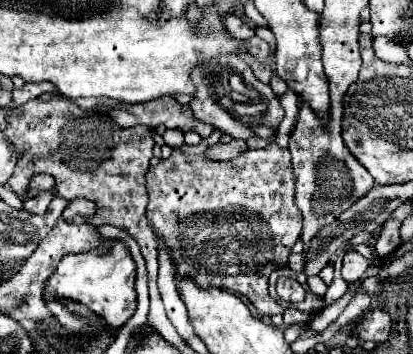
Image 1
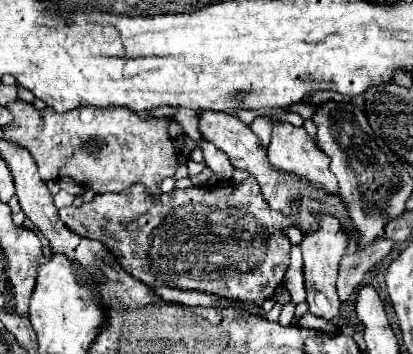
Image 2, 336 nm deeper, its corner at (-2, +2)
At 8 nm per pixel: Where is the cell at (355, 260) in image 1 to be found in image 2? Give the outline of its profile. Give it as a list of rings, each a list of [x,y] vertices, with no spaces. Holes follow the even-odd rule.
[[[379,239],[375,245],[367,247],[365,251],[347,253],[339,263],[339,279],[337,279],[337,293],[341,301],[347,301],[357,287],[365,281],[365,275],[389,255],[394,243],[389,239]]]

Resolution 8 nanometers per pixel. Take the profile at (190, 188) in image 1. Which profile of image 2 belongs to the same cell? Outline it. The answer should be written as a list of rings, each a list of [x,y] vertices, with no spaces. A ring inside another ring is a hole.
[[[249,177],[243,183],[221,181],[207,187],[193,185],[187,189],[173,189],[171,193],[163,193],[157,201],[152,200],[145,187],[137,183],[121,193],[95,195],[91,203],[85,203],[81,207],[63,207],[59,209],[59,217],[65,227],[75,231],[77,235],[99,239],[127,273],[147,283],[151,289],[163,285],[183,291],[193,289],[241,299],[259,307],[265,299],[273,297],[275,289],[283,283],[291,249],[285,229],[295,225],[295,217],[279,215],[277,211],[267,207],[267,201],[259,191],[259,183],[255,183],[255,177]]]

